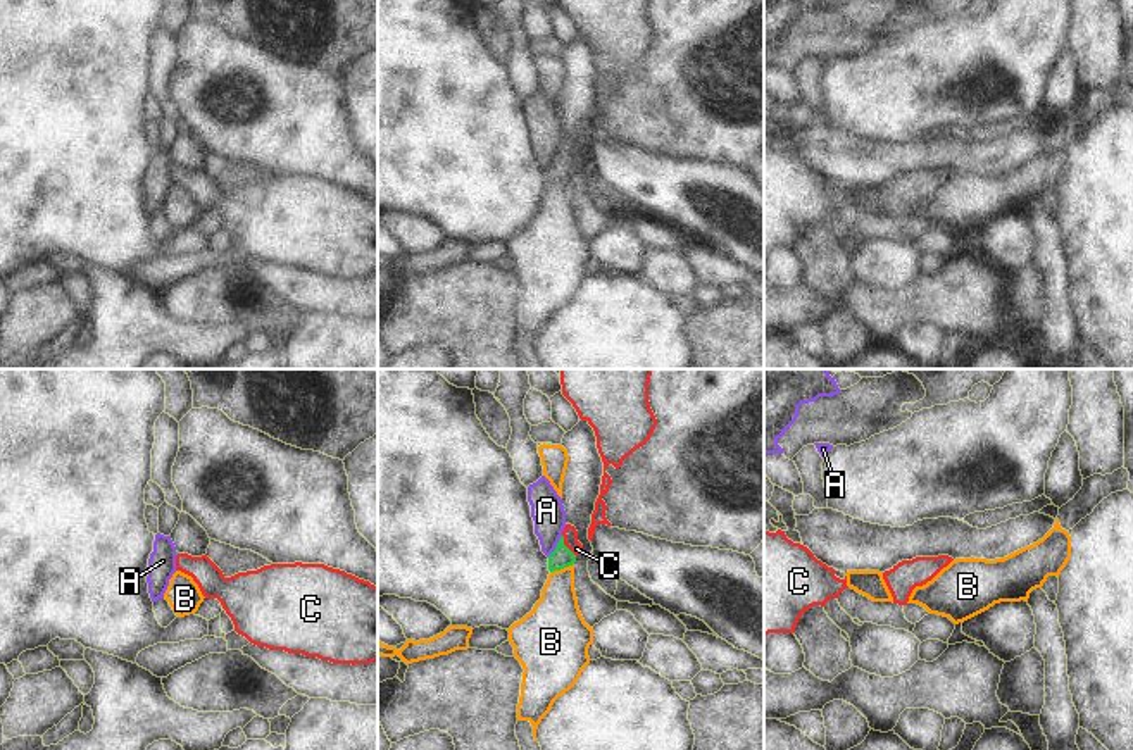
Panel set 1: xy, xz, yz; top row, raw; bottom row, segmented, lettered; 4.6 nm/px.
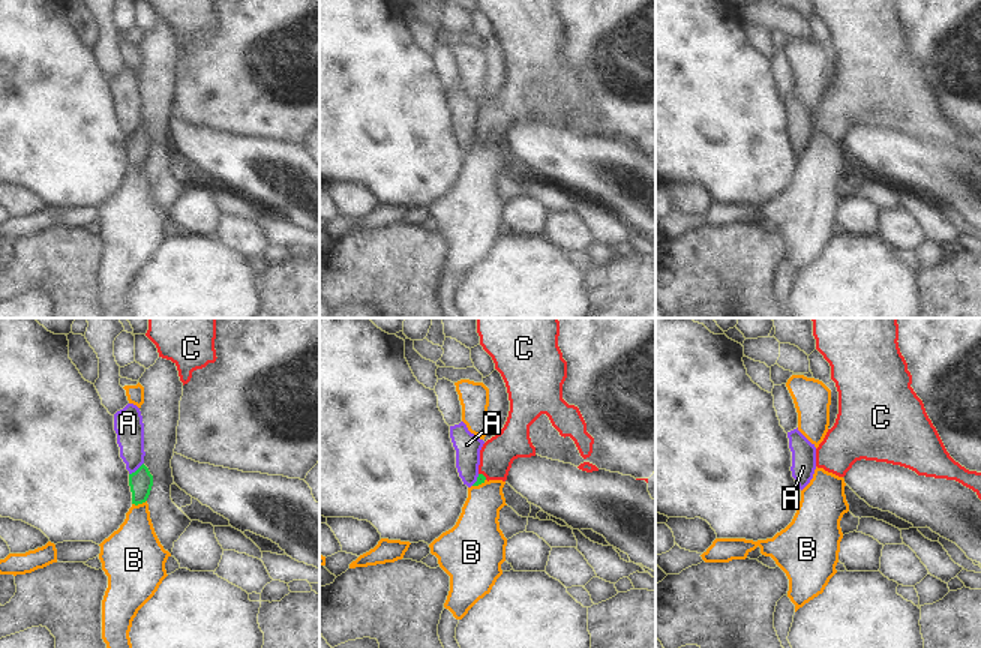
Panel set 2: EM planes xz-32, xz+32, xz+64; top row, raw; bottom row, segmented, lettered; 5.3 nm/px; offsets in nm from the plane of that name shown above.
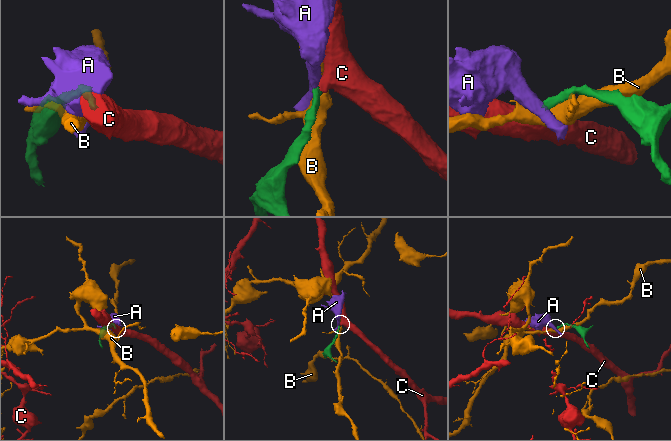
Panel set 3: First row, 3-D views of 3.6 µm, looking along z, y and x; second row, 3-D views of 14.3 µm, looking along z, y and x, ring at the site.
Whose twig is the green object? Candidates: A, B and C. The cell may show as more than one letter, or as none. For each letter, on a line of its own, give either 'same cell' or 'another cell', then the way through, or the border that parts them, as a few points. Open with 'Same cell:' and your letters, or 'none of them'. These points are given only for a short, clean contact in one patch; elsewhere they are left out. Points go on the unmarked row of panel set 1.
Same cell: C
A: another cell; border xz (561, 149), (547, 169)
B: another cell
C: same cell; way xz (561, 171), (564, 159), (569, 147)

